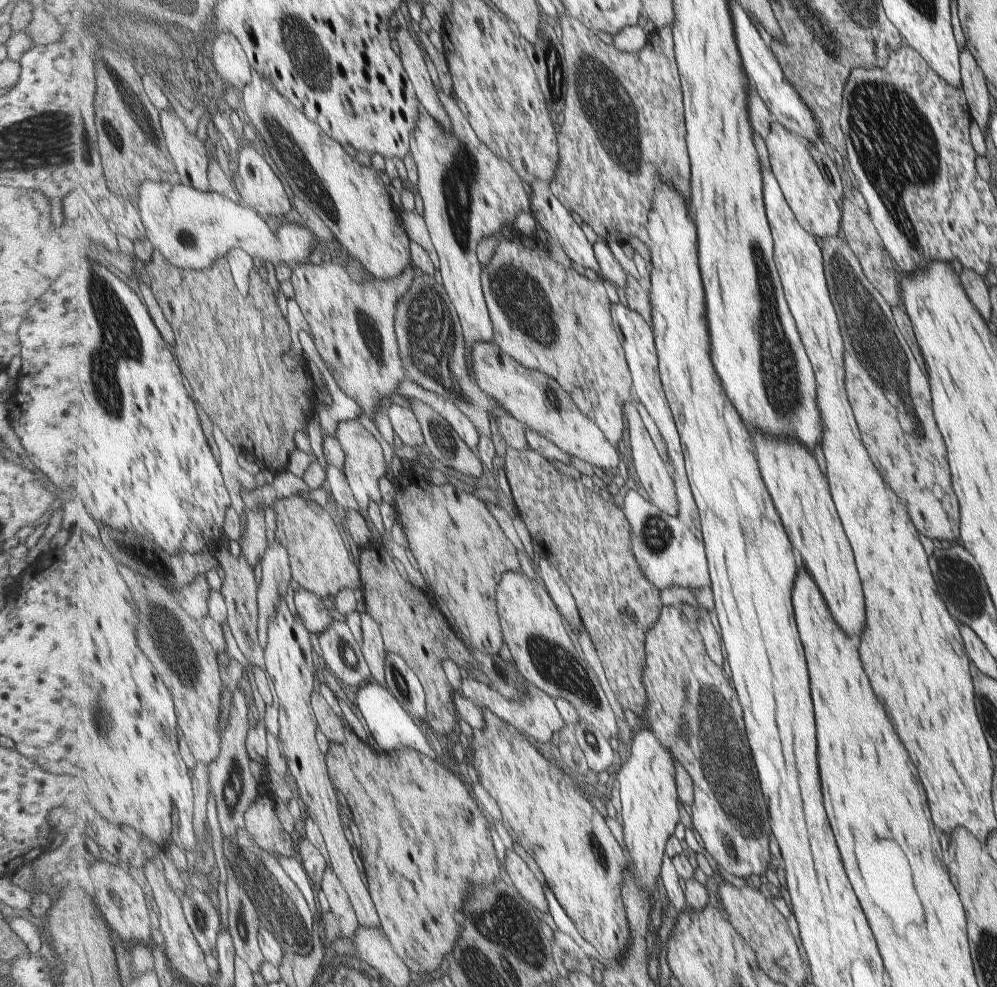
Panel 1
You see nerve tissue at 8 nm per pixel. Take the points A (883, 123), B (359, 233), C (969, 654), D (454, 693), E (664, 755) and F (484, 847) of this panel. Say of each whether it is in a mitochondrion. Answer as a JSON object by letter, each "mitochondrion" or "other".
{"A":"mitochondrion","B":"other","C":"other","D":"other","E":"other","F":"other"}

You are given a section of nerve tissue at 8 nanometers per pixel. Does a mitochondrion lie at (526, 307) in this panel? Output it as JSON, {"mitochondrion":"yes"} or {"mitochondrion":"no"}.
{"mitochondrion":"yes"}

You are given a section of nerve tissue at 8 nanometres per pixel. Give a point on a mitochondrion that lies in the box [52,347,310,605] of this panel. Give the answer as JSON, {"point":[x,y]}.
{"point":[153,561]}

